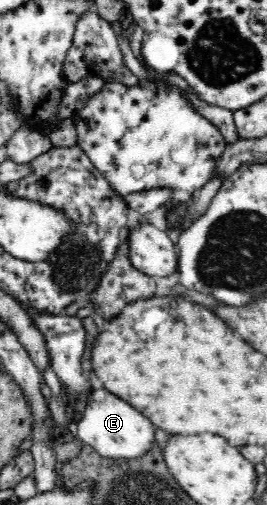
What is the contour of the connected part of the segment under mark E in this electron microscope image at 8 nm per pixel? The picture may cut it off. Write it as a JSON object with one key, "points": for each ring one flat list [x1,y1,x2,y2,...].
{"points":[[100,388,92,391,92,395,88,397,82,417,77,423,77,438,96,449,102,457,134,459,146,455,152,449,156,443,155,429,156,425,145,414,140,413,127,401,106,391,106,388]]}

